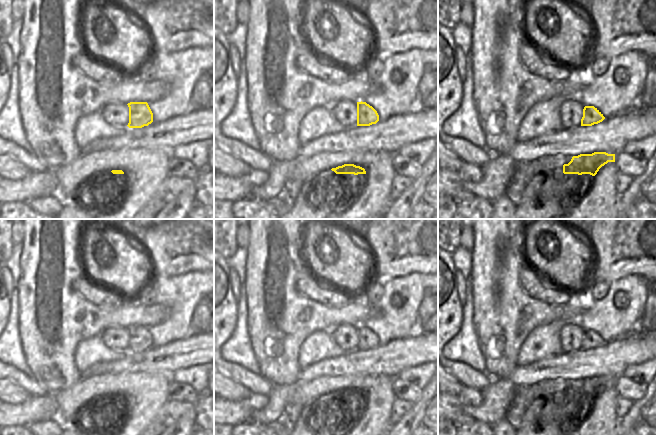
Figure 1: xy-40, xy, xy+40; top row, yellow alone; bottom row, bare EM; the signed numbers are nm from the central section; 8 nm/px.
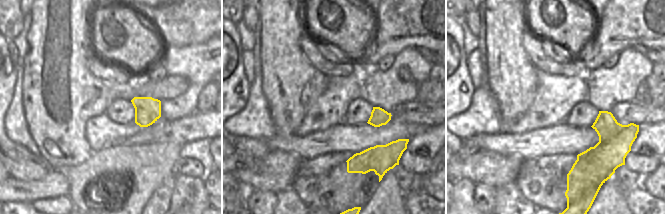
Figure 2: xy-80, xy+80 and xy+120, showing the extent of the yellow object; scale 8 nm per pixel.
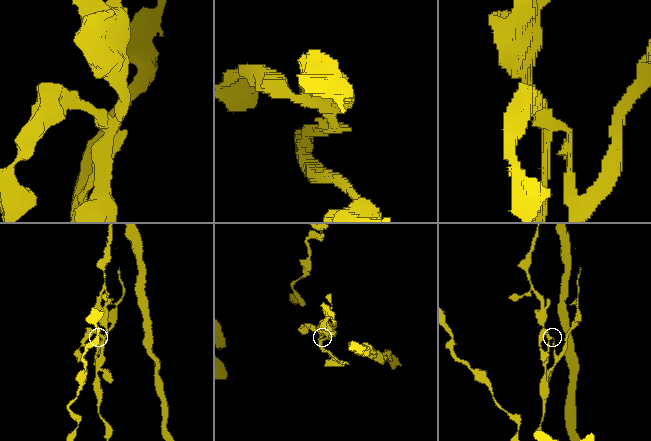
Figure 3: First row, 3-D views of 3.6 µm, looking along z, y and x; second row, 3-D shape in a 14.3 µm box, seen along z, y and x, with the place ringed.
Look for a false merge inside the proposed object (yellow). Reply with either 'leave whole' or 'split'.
leave whole

